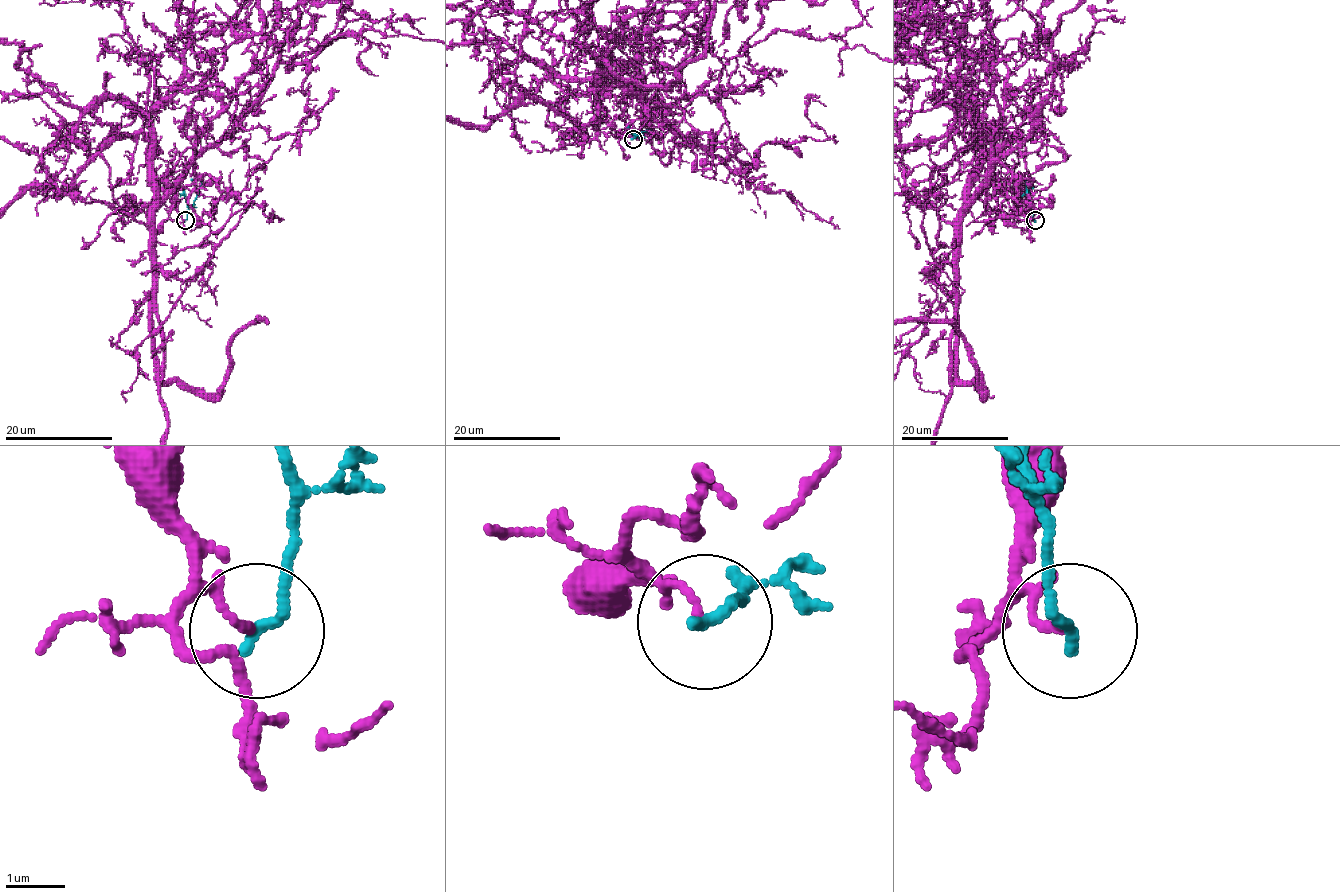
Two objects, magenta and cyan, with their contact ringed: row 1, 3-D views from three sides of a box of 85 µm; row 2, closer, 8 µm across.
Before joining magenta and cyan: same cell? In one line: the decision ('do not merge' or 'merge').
do not merge

